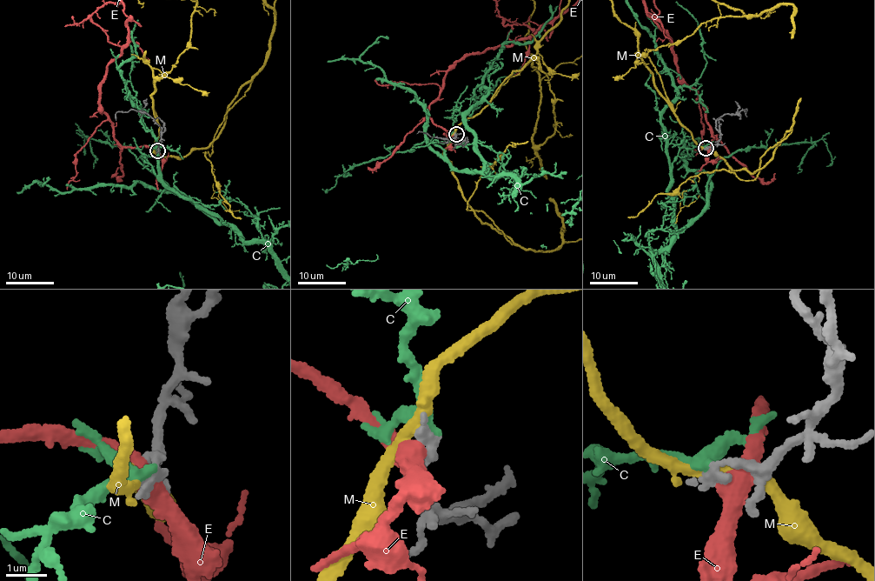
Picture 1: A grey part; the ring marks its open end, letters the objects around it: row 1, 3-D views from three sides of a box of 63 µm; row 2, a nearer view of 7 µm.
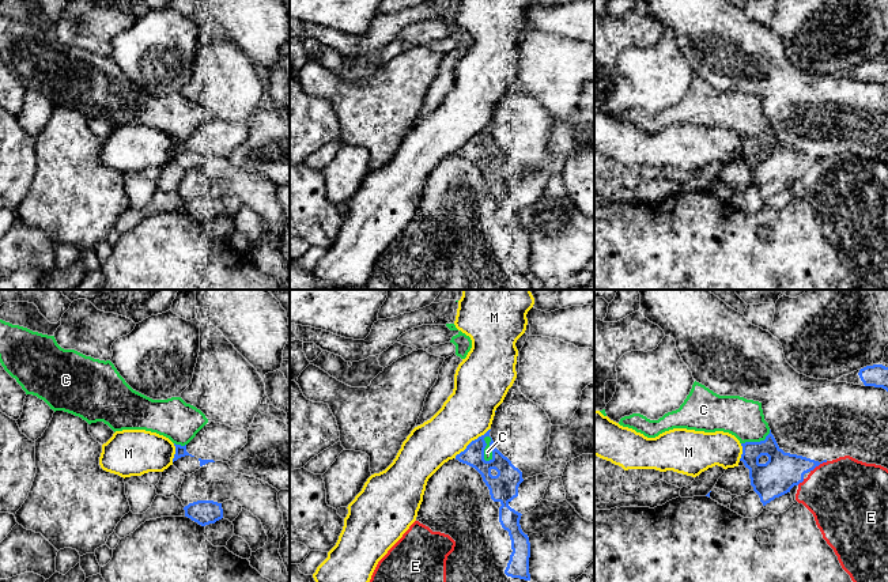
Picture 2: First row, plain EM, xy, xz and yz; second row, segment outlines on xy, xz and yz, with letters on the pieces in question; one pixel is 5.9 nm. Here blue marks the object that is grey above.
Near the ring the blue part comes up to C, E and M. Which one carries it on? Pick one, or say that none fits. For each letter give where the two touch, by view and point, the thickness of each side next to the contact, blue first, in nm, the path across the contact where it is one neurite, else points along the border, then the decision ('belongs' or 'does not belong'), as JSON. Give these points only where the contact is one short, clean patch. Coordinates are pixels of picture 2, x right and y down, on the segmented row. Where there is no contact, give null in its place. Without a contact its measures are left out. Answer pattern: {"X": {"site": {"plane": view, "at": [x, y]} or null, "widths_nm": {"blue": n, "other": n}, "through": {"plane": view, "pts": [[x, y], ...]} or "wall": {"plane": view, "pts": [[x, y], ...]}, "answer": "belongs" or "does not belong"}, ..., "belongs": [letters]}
{"C": {"site": {"plane": "xz", "at": [484, 448]}, "widths_nm": {"blue": 160, "other": 50}, "answer": "belongs"}, "E": {"site": {"plane": "yz", "at": [817, 465]}, "widths_nm": {"blue": 220, "other": 460}, "wall": {"plane": "yz", "pts": [[827, 461], [809, 471]]}, "answer": "does not belong"}, "M": {"site": {"plane": "xz", "at": [471, 442]}, "widths_nm": {"blue": 130, "other": 300}, "answer": "does not belong"}, "belongs": ["C"]}

